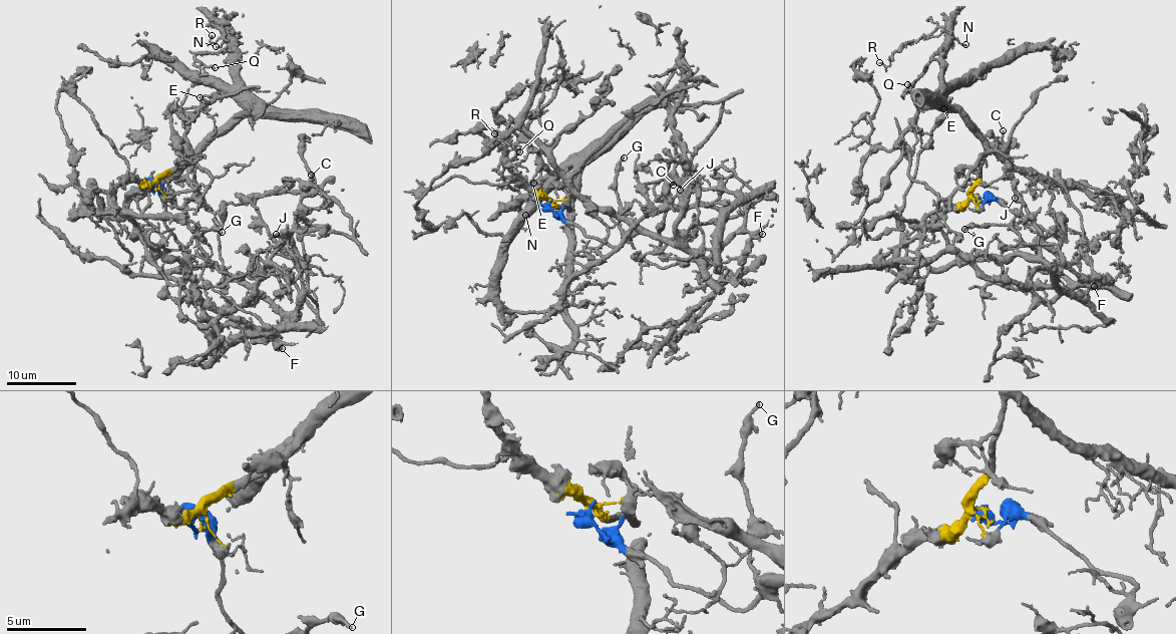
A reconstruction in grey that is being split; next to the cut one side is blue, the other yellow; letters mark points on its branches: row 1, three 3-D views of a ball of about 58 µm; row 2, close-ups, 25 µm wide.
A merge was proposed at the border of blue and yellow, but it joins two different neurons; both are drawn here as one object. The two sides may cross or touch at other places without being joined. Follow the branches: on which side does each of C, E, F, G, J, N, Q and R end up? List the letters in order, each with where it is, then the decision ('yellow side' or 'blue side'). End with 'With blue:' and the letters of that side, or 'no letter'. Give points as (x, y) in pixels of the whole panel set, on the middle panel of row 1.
C: (673, 185) | blue side
E: (533, 183) | yellow side
F: (762, 234) | blue side
G: (624, 157) | blue side
J: (680, 190) | blue side
N: (525, 215) | yellow side
Q: (519, 151) | yellow side
R: (494, 133) | yellow side
With blue: C, F, G, J

